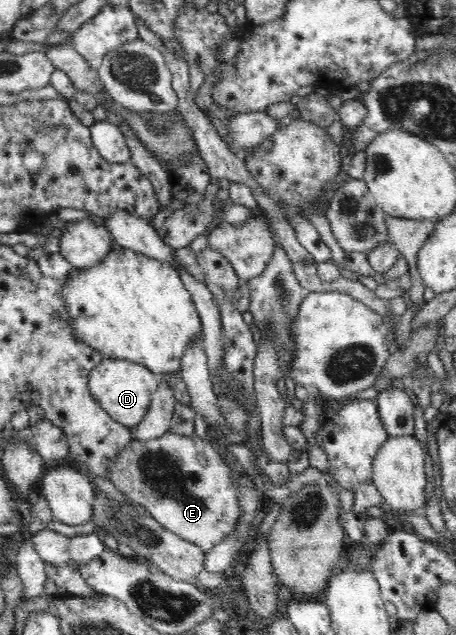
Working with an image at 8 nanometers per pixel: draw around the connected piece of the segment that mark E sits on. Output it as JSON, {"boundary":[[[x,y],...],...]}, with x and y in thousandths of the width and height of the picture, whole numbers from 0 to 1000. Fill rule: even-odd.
{"boundary":[[[373,676],[355,685],[355,688],[344,688],[322,694],[314,701],[287,699],[272,710],[270,718],[263,724],[252,726],[252,743],[243,748],[248,751],[248,761],[259,772],[265,772],[279,784],[289,786],[289,789],[300,791],[305,795],[314,797],[325,806],[331,808],[333,814],[353,825],[366,835],[379,836],[386,843],[399,846],[404,850],[425,855],[434,860],[443,860],[454,868],[461,868],[465,861],[478,860],[504,839],[504,836],[520,833],[524,824],[533,819],[533,814],[542,811],[542,803],[533,800],[533,784],[531,773],[533,764],[529,764],[526,746],[518,743],[502,728],[487,718],[474,704],[465,701],[465,696],[443,691],[439,685],[423,682],[421,685],[395,685],[395,682],[377,682]],[[443,710],[454,721],[454,732],[441,732],[434,728],[434,712]]]}

